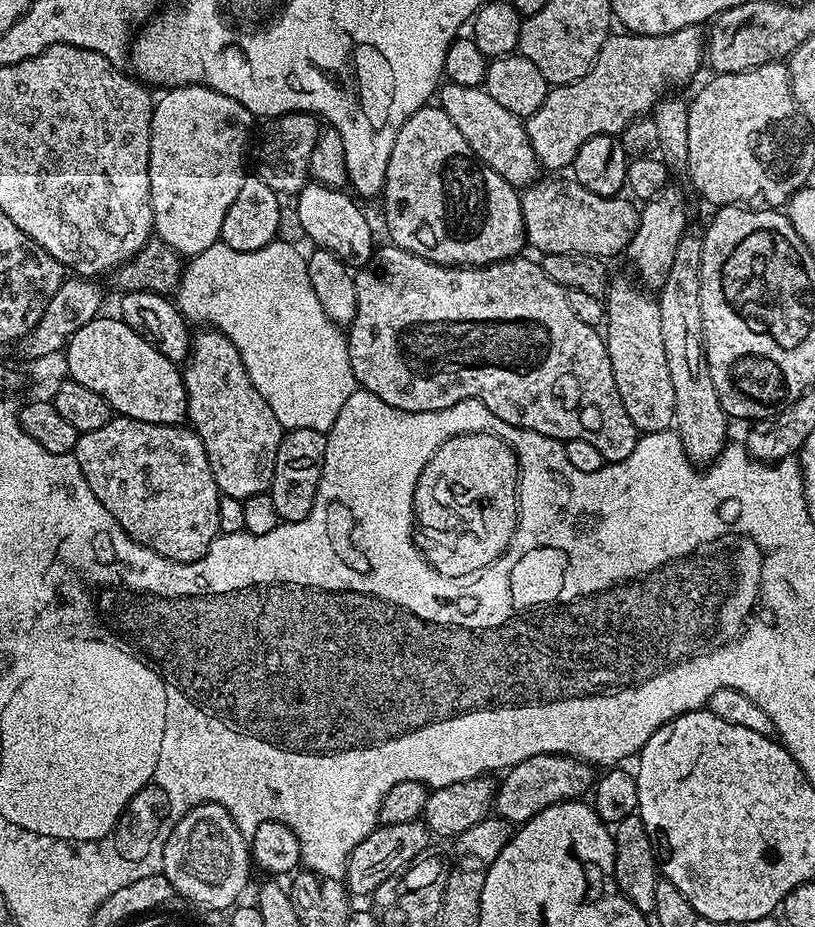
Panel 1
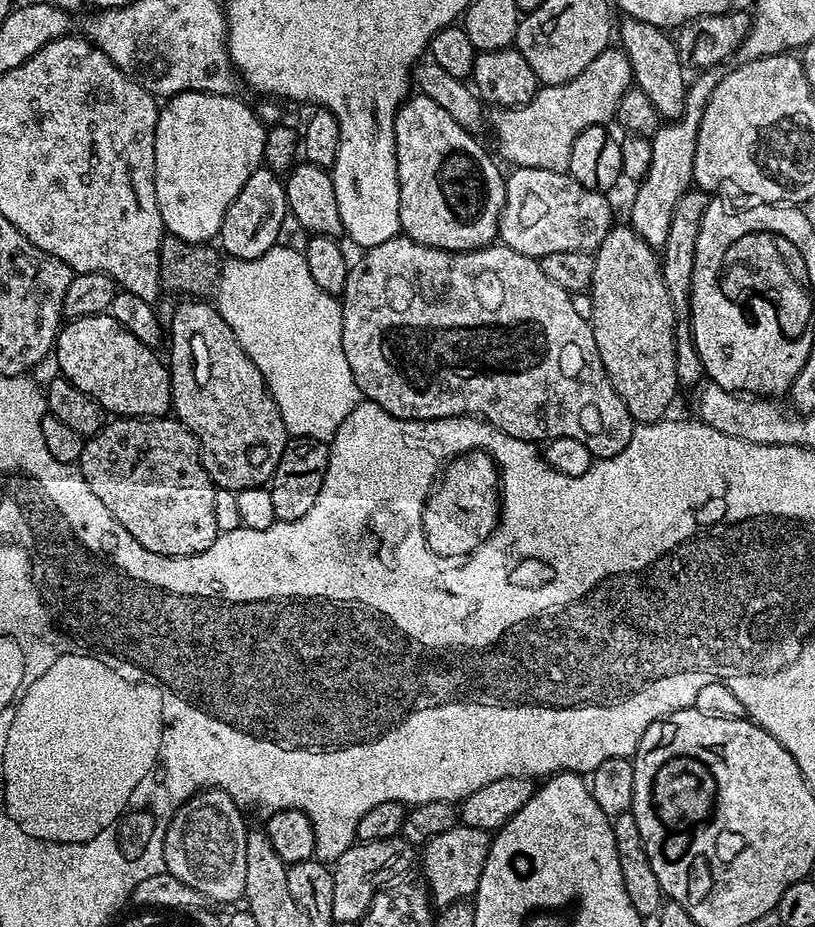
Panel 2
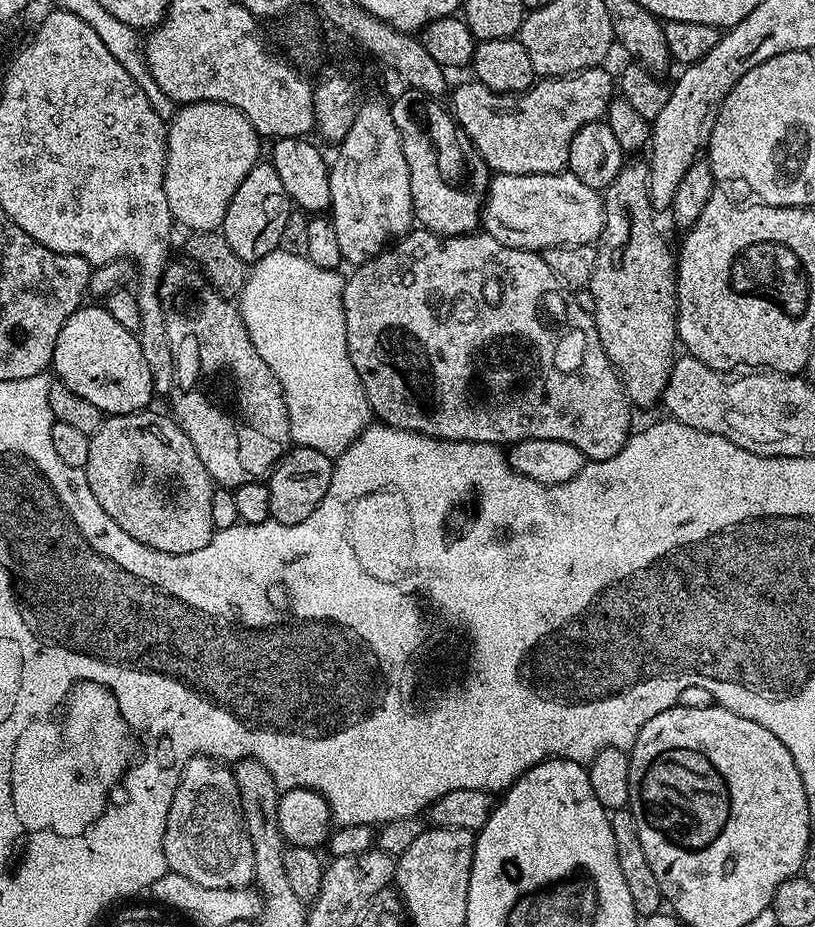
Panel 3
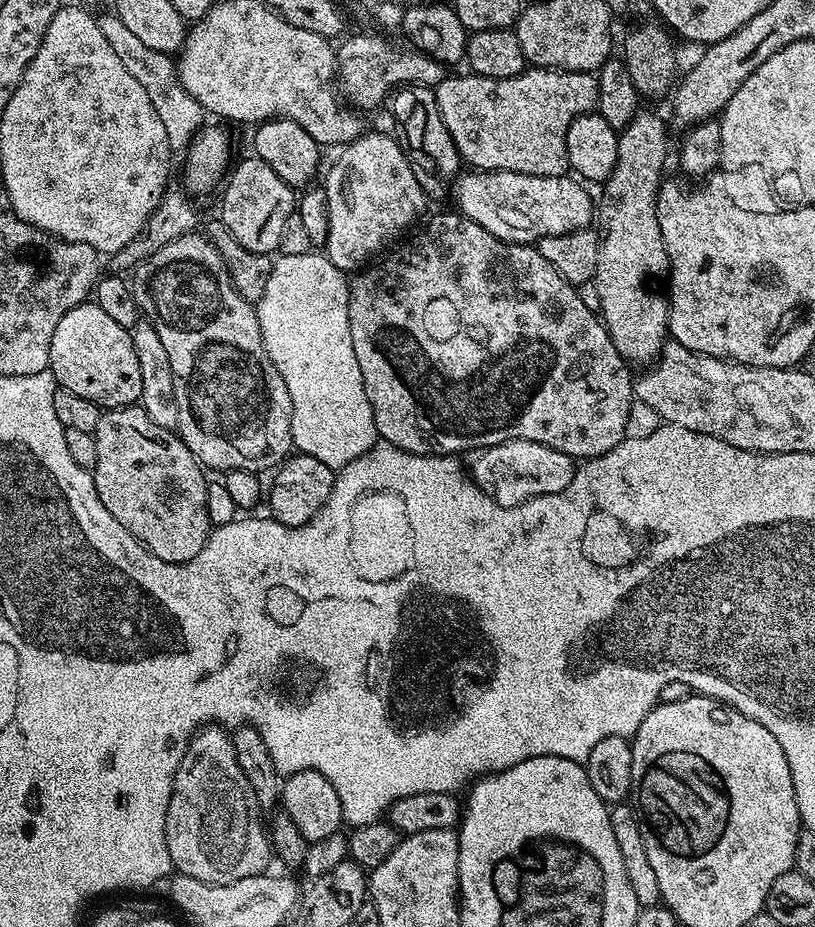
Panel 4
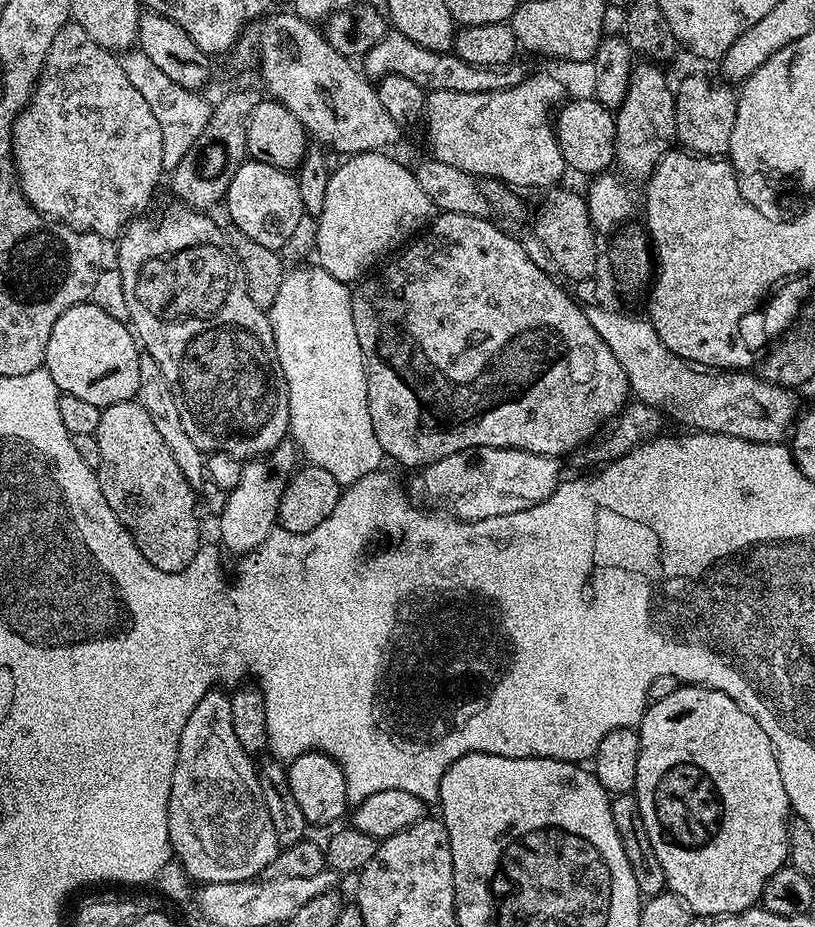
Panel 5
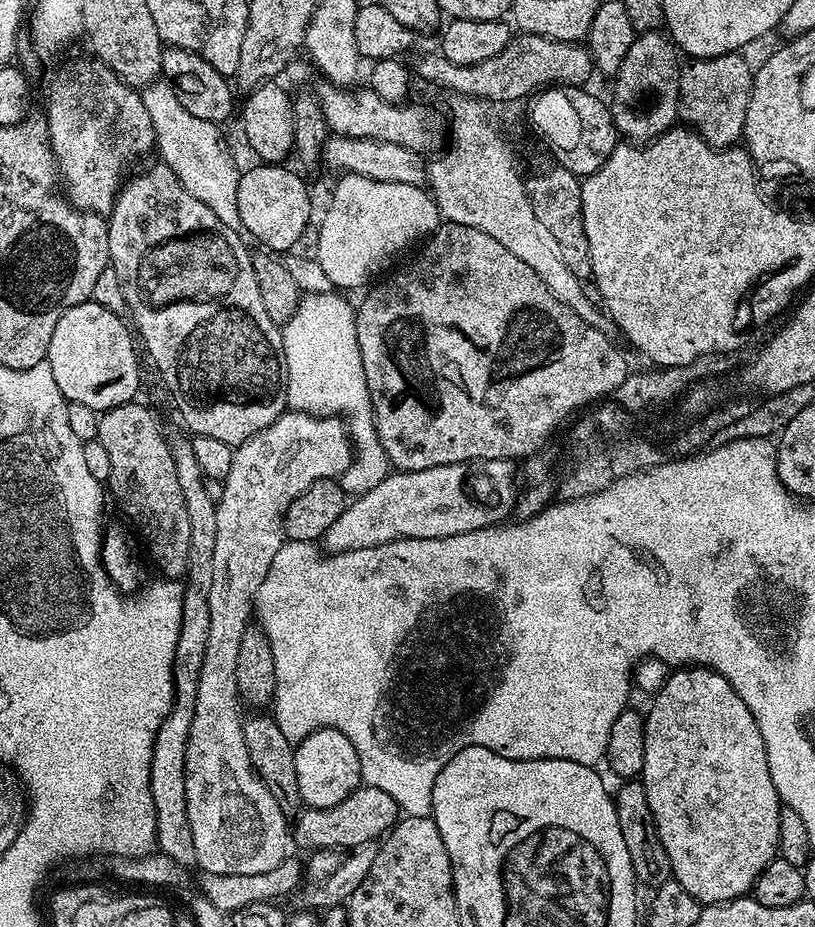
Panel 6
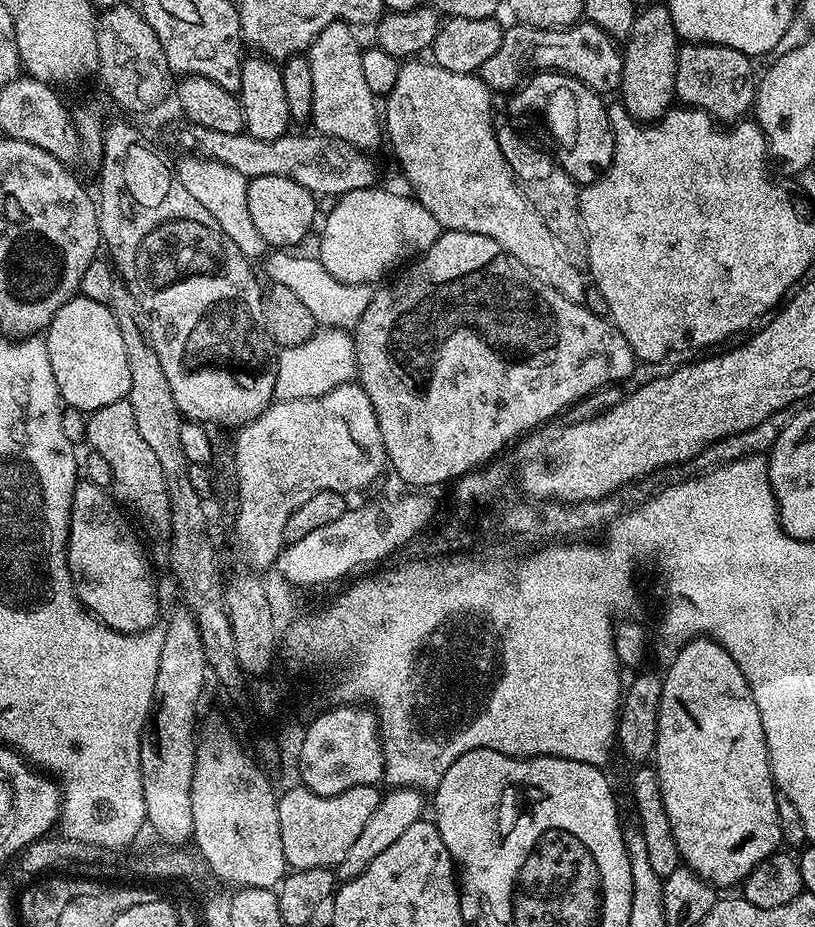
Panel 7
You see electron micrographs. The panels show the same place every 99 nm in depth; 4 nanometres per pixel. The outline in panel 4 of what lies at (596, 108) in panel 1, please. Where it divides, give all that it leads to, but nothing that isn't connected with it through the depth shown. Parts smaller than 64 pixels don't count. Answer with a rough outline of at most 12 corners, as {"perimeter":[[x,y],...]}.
{"perimeter":[[591,72],[445,75],[434,91],[461,161],[562,176]]}

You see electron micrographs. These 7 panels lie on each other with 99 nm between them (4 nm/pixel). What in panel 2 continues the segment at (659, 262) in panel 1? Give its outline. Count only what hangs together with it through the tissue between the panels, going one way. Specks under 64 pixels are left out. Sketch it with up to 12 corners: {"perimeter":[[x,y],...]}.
{"perimeter":[[721,73],[687,85],[685,109],[651,137],[630,226],[663,249],[693,187],[698,126]]}

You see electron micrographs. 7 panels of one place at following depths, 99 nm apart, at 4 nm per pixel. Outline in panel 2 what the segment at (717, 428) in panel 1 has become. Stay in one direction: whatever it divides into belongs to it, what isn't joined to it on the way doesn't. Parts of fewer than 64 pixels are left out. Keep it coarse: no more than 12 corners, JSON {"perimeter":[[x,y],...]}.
{"perimeter":[[709,193],[678,198],[659,253],[676,311],[676,373],[699,385],[704,367],[692,341],[688,293]]}

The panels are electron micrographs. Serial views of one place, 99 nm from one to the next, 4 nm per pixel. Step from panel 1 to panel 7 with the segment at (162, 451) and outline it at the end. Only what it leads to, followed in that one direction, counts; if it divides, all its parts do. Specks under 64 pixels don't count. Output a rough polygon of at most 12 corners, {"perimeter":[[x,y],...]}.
{"perimeter":[[125,398],[91,413],[87,443],[145,537],[167,545],[166,478]]}

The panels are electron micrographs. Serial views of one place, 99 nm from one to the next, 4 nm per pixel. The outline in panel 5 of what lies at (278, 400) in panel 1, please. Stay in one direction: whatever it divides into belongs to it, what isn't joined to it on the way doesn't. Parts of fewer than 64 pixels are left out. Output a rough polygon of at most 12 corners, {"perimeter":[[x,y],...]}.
{"perimeter":[[319,266],[270,309],[288,430],[341,486],[386,457],[352,292]]}

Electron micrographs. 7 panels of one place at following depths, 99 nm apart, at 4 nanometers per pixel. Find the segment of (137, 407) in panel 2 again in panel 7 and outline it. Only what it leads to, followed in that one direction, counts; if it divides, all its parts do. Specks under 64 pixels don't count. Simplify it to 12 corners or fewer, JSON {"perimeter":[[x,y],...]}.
{"perimeter":[[77,294],[46,329],[61,401],[91,414],[130,390],[107,304]]}

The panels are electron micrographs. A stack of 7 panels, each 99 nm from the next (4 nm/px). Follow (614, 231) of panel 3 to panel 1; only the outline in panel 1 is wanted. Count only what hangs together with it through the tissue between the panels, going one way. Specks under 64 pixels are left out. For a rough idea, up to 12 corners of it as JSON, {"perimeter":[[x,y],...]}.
{"perimeter":[[613,279],[606,343],[637,433],[667,432],[674,382],[655,295]]}

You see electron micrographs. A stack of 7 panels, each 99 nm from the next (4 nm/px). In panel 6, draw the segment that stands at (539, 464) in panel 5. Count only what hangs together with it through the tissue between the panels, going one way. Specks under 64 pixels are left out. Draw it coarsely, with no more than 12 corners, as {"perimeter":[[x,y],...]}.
{"perimeter":[[511,460],[393,471],[326,530],[329,553],[491,528]]}

